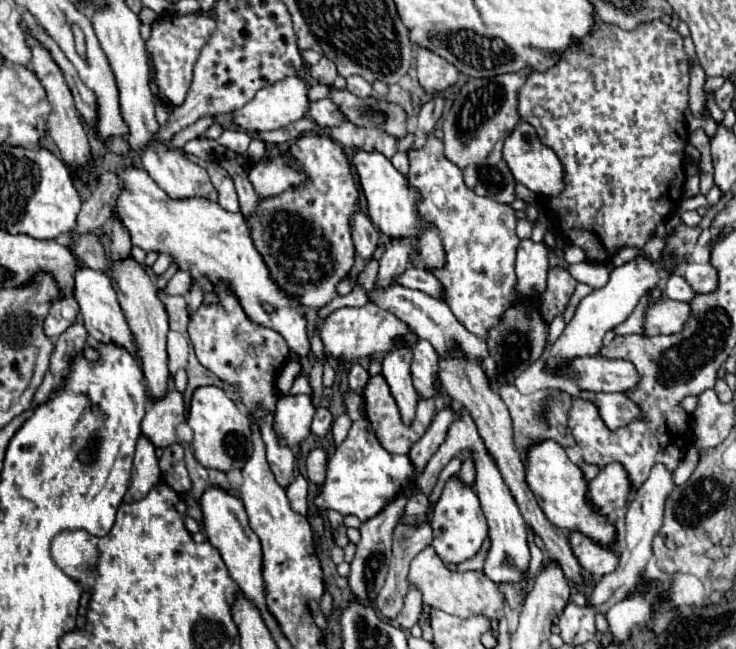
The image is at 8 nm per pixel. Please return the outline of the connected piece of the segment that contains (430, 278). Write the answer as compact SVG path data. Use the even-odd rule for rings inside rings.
M408 268L400 278L398 278L398 284L406 286L406 288L416 288L432 298L438 298L444 302L444 290L442 290L442 284L438 282L438 278L430 272L424 272L424 270L416 270L416 268Z

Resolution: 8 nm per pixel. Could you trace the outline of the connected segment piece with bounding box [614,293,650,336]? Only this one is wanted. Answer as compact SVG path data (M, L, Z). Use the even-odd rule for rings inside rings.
M647 293L645 296L643 296L630 317L614 328L614 333L616 335L627 335L636 333L642 336L646 336L645 332L643 331L643 314L648 303L649 295L650 293Z

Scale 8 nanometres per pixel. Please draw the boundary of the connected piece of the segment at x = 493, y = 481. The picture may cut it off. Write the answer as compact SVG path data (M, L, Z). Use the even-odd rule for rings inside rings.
M476 450L472 454L474 454L474 462L476 462L474 490L480 498L482 512L488 520L488 526L490 526L490 550L488 550L488 556L486 556L484 574L496 584L502 584L502 582L518 584L524 578L524 574L528 572L528 564L530 564L526 522L524 522L516 502L514 502L514 496L510 494L508 486L504 484L492 456L486 454L486 452L476 452Z

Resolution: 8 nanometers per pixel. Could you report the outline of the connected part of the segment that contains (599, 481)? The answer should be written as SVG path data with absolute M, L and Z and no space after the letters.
M610 462L610 466L604 466L600 470L600 474L590 482L588 486L588 500L606 516L614 516L618 514L620 510L626 508L626 504L630 502L630 496L632 496L634 490L630 490L630 478L624 470L624 466L620 462Z

